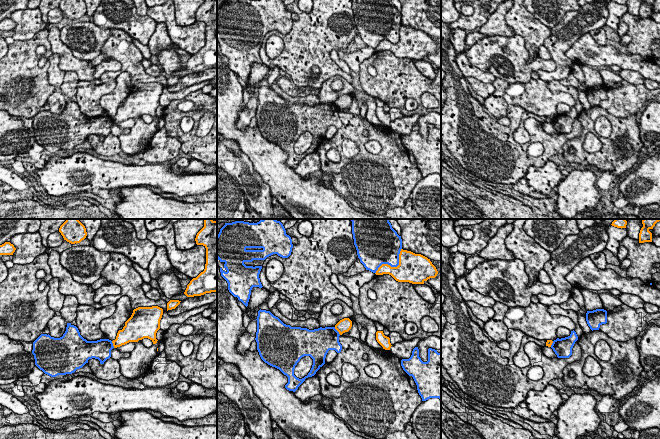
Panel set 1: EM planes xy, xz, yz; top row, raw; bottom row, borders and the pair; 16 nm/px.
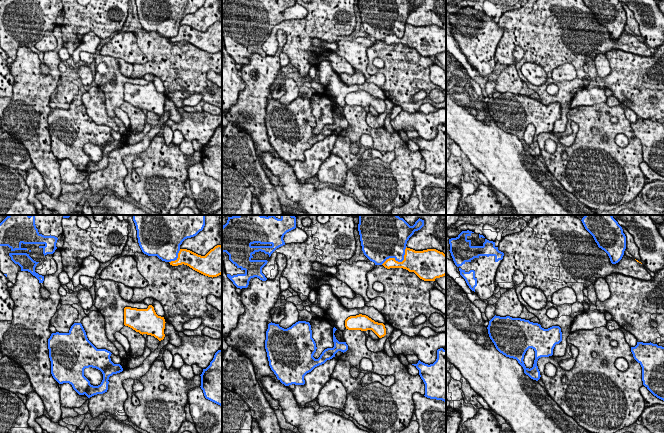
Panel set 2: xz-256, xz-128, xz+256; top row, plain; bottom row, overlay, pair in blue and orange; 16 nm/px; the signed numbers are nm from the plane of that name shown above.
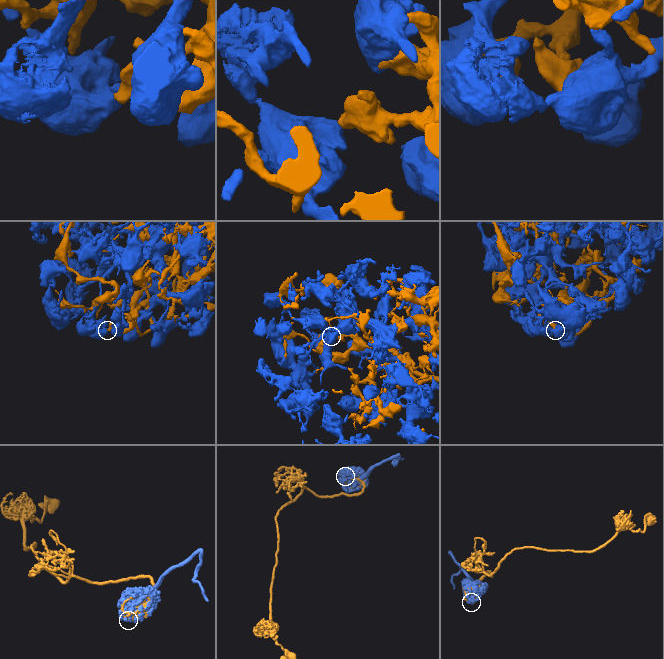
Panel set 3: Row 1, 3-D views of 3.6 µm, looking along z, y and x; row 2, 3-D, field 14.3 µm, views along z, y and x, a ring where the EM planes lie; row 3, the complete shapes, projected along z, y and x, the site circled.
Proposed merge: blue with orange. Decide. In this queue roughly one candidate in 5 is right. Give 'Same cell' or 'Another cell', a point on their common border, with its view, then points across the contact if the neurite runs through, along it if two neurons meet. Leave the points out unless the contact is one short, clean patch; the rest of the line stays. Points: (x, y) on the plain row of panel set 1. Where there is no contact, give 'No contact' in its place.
Another cell. Touches blue at xz (393, 42)

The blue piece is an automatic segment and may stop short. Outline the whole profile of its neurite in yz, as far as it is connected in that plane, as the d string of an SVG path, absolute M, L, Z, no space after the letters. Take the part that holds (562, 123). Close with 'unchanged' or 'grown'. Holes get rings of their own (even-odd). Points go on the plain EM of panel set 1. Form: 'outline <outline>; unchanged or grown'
outline M573 106L568 113L554 116L551 124L558 134L569 134L572 131L572 124L577 116L578 112Z; unchanged

